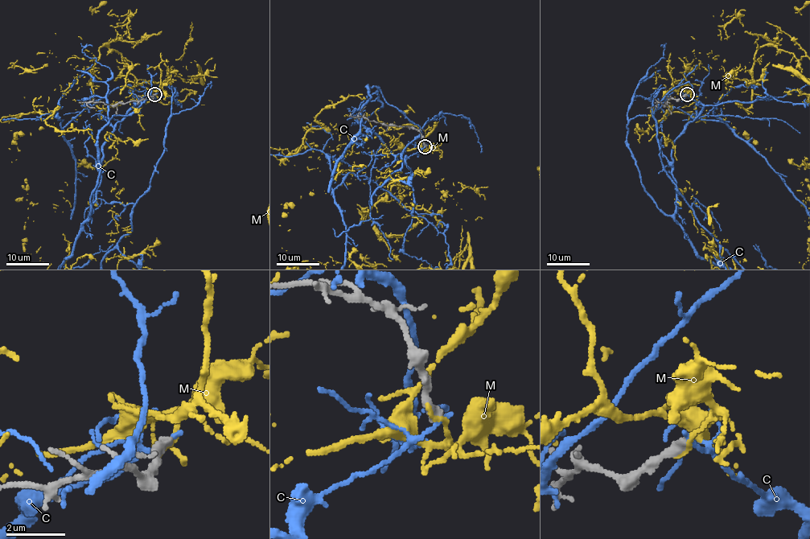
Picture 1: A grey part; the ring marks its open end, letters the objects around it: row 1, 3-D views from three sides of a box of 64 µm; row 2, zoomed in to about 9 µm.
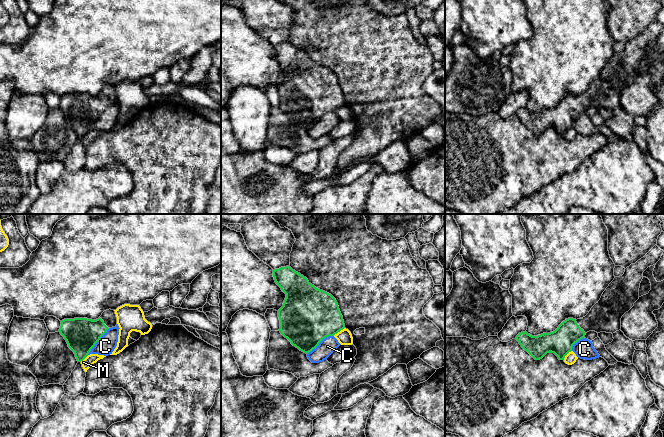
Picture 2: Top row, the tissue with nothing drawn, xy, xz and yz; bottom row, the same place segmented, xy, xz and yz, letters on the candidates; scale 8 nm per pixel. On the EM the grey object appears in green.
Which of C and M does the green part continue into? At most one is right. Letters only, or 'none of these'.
none of these

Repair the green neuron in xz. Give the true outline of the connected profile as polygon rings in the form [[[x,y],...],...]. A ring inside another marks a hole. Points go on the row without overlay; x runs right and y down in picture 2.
[[[289,42],[273,46],[273,53],[286,70],[283,82],[278,86],[279,107],[300,127],[308,130],[323,115],[334,112],[345,104],[338,79],[331,70],[316,64],[306,53]]]

